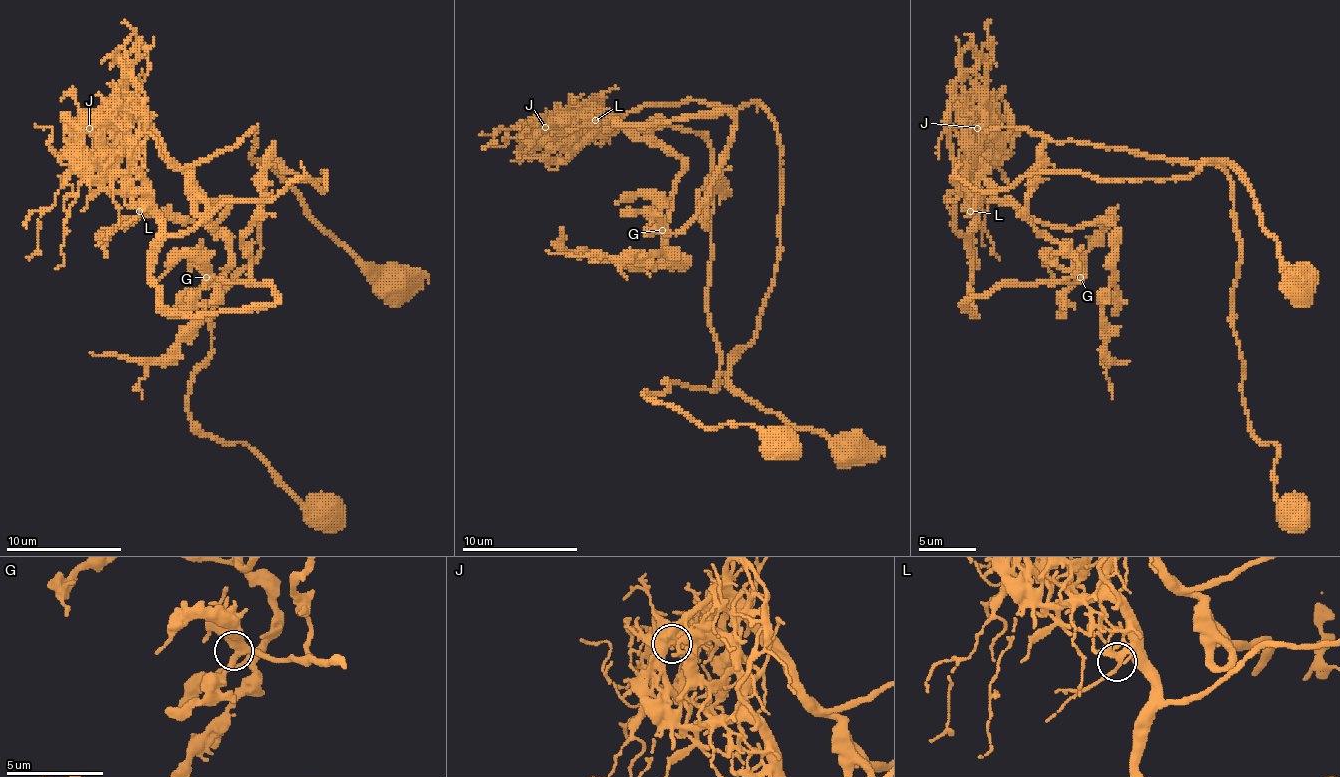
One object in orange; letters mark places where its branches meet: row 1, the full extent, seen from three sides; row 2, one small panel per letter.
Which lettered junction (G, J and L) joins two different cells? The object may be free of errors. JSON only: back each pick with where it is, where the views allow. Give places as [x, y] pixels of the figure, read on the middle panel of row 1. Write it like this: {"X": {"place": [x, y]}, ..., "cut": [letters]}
{"J": {"place": [545, 127]}, "cut": ["J"]}

